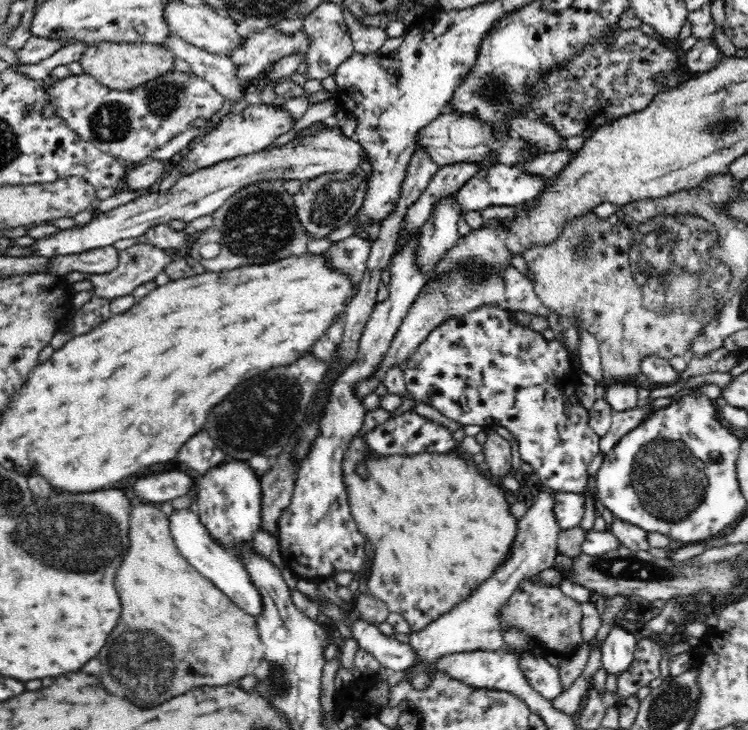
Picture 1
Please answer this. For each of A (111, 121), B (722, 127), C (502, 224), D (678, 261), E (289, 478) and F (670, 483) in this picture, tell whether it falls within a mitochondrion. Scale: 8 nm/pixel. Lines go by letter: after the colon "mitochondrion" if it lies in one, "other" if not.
A: mitochondrion
B: mitochondrion
C: other
D: mitochondrion
E: other
F: mitochondrion

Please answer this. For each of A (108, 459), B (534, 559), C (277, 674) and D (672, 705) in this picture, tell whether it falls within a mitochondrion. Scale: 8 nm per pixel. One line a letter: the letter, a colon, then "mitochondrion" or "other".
A: other
B: other
C: mitochondrion
D: mitochondrion

